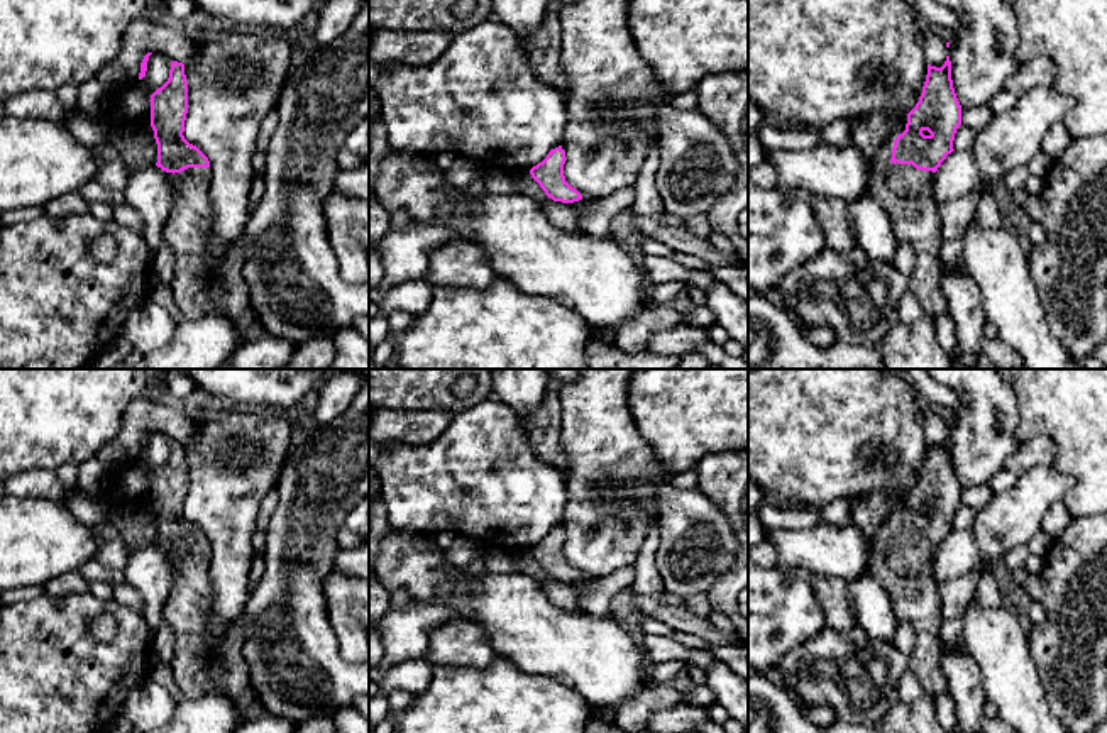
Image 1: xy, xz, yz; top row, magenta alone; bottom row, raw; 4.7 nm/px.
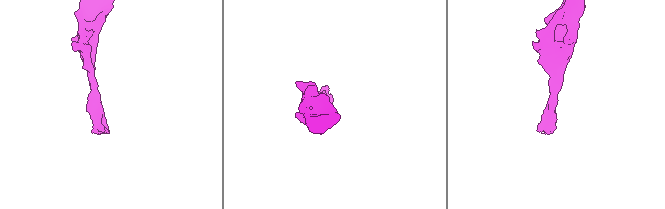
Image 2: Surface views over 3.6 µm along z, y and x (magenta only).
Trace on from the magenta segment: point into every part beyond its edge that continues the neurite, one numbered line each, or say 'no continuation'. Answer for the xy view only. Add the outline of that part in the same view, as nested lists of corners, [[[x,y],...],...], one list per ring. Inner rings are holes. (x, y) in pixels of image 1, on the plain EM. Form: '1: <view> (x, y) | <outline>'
1: xy (187, 611) | [[[188,547],[171,555],[176,569],[174,586],[162,606],[162,621],[174,633],[174,655],[169,662],[183,697],[195,699],[220,691],[237,708],[252,716],[256,694],[249,665],[242,655],[240,620],[217,640],[217,655],[203,659],[210,631],[213,591],[210,584],[212,547]]]

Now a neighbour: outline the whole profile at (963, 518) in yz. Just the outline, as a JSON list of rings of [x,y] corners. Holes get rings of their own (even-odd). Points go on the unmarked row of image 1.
[[[960,504],[955,513],[953,528],[968,530],[973,525],[975,516],[977,516],[977,510]]]

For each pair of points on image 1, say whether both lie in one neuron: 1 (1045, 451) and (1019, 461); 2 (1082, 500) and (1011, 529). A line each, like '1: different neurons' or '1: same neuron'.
1: same neuron
2: different neurons

